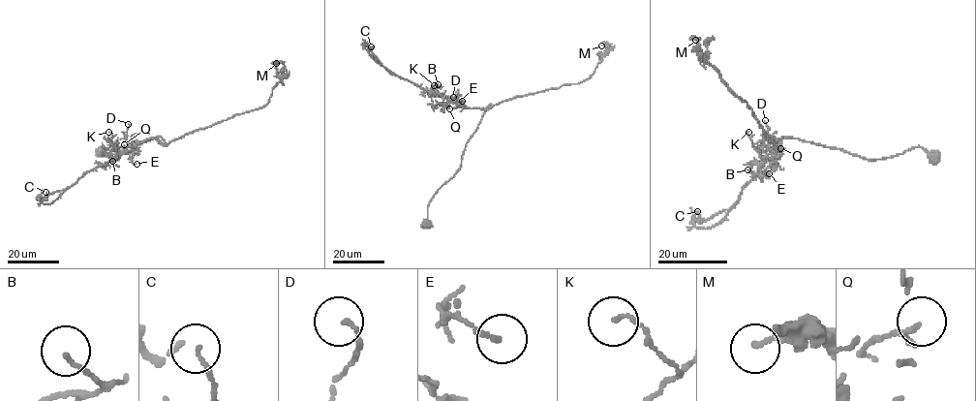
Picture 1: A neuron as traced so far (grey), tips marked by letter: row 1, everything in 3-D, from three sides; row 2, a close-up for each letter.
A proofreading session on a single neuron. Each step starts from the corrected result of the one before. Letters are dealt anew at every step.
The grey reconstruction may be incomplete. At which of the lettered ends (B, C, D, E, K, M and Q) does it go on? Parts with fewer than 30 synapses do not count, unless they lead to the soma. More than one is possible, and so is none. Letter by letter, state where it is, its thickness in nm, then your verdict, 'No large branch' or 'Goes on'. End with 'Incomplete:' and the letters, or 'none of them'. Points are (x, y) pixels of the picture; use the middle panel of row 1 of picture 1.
B: Place: (438, 84). Thickness 130 nm. No large branch
C: Place: (371, 46). Thickness 120 nm. No large branch
D: Place: (453, 97). Thickness 120 nm. No large branch
E: Place: (462, 101). Thickness 150 nm. No large branch
K: Place: (434, 85). Thickness 110 nm. No large branch
M: Place: (601, 46). Thickness 180 nm. No large branch
Q: Place: (449, 108). Thickness 110 nm. No large branch
Incomplete: none of them

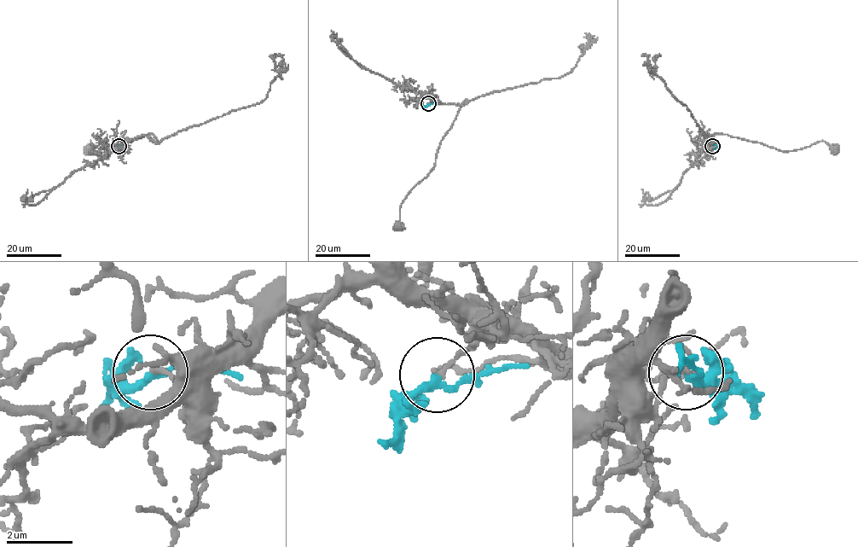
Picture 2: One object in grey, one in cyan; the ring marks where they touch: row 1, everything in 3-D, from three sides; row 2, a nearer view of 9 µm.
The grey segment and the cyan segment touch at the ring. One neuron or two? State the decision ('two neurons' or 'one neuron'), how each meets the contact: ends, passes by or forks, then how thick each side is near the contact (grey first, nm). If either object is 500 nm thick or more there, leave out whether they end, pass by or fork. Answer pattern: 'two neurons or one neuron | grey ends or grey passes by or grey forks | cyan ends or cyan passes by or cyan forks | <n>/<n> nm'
two neurons | grey ends | cyan passes by | 120/190 nm

